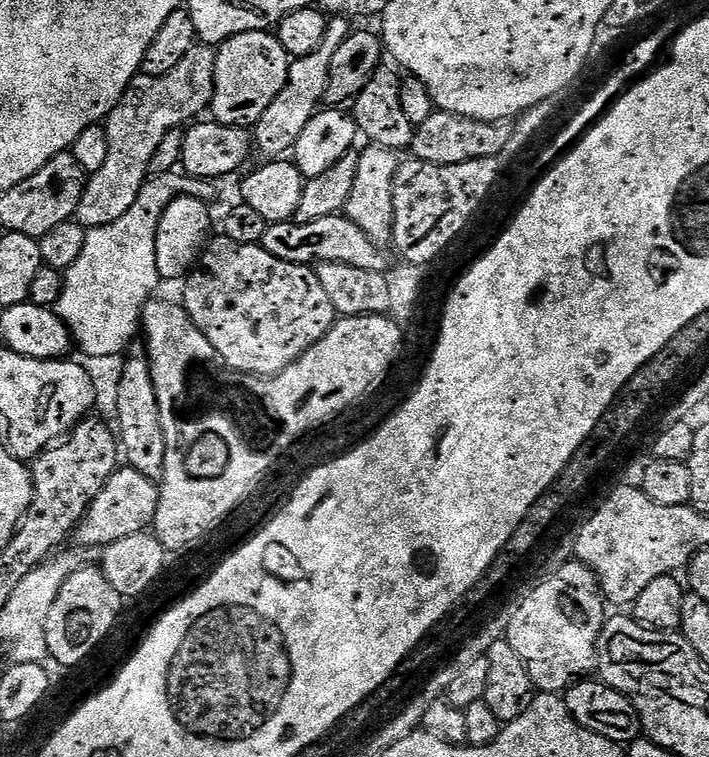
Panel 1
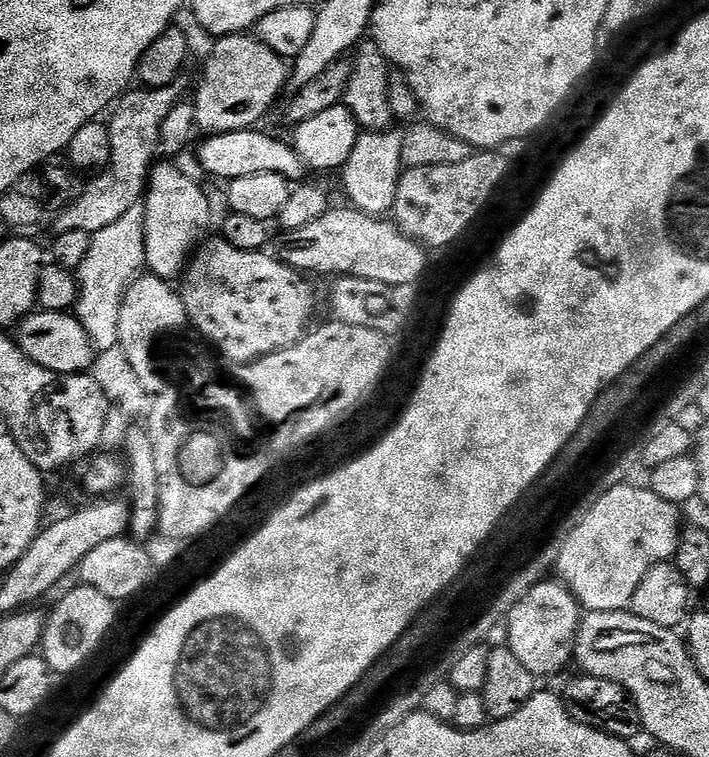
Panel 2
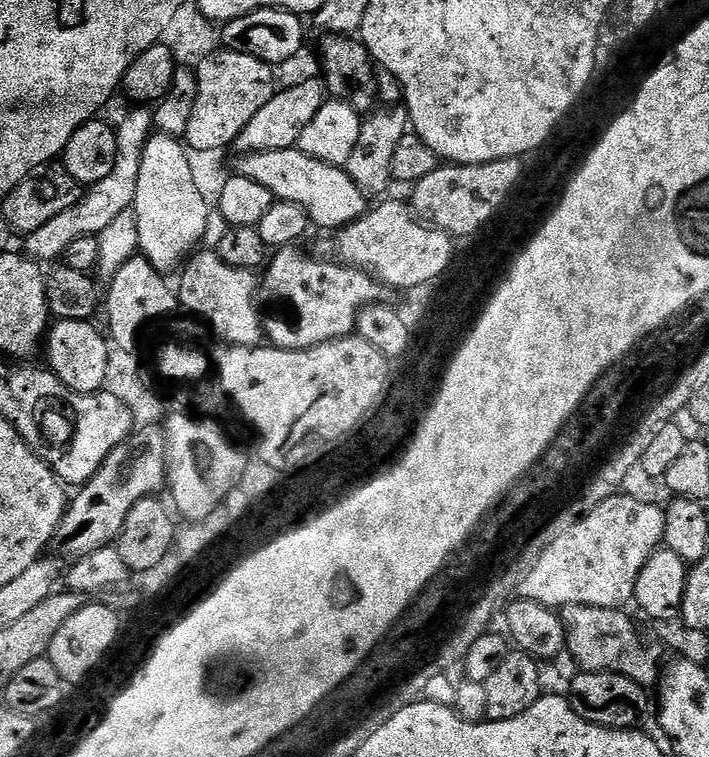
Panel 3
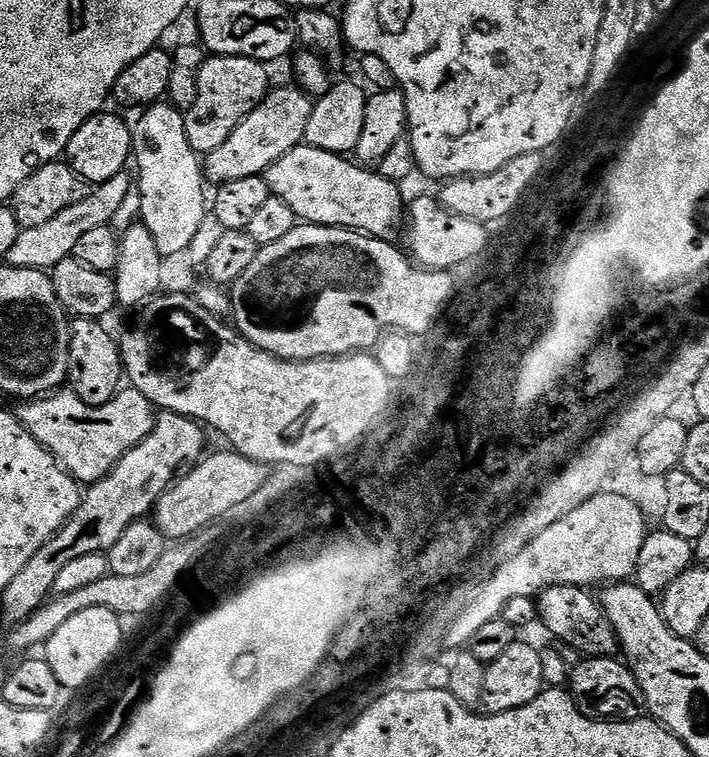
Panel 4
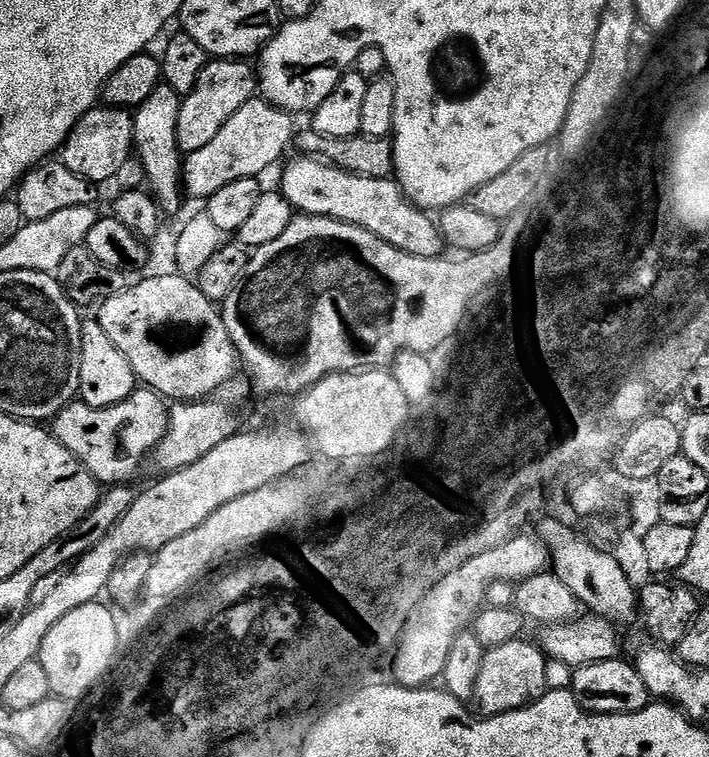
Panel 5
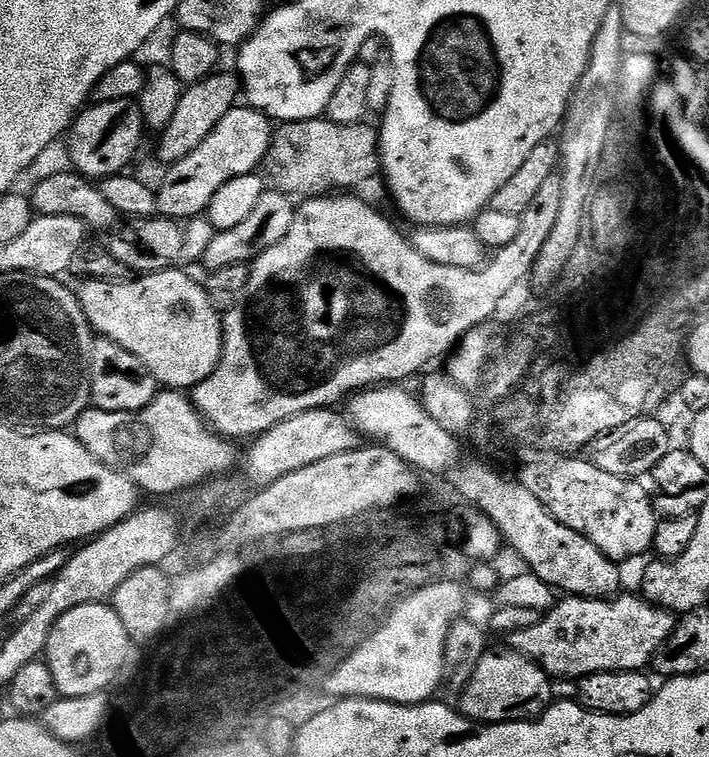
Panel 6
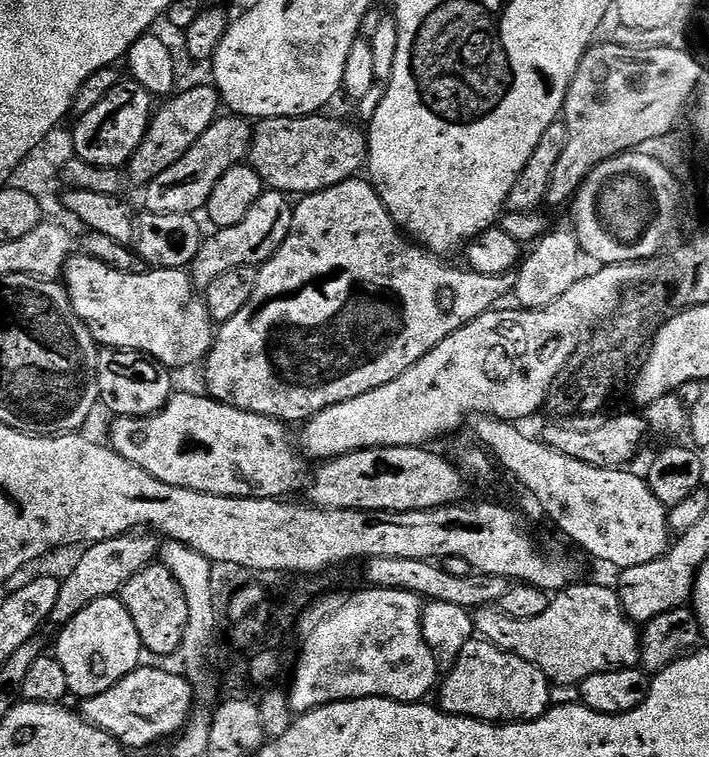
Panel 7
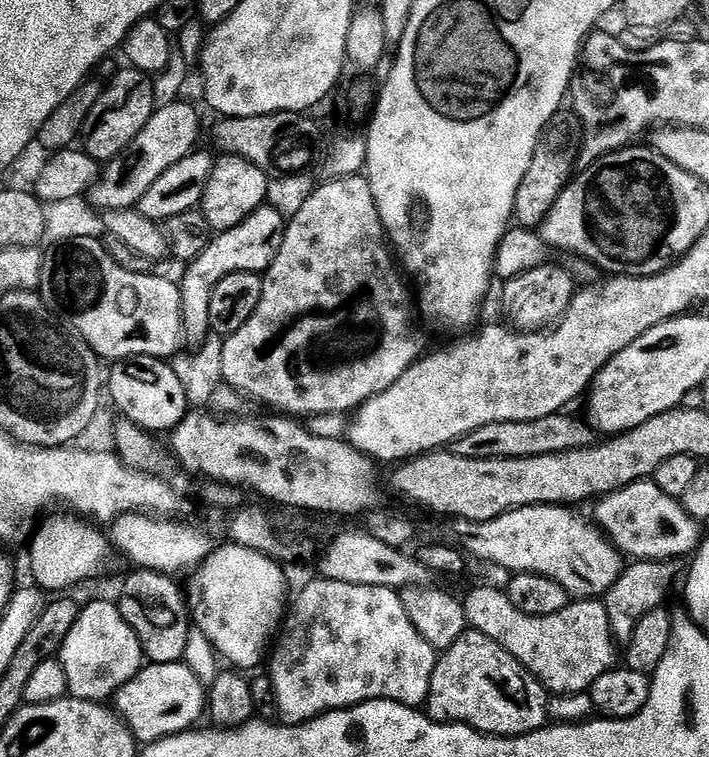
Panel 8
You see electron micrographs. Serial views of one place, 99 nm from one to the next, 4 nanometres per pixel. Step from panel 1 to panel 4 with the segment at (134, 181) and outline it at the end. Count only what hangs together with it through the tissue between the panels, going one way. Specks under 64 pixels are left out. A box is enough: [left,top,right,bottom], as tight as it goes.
[7,171,134,270]

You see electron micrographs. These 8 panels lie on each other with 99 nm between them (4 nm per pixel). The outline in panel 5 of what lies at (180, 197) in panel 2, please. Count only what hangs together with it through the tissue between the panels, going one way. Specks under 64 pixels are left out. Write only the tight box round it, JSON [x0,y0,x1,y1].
[132,83,183,212]

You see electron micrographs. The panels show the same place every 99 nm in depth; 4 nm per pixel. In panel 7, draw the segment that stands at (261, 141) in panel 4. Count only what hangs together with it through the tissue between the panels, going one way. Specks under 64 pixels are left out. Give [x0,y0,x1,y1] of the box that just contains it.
[143,114,253,216]

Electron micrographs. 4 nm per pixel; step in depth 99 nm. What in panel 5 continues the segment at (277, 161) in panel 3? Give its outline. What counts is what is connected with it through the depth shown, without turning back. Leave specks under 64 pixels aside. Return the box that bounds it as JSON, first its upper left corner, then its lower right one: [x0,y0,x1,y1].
[278,158,446,260]

